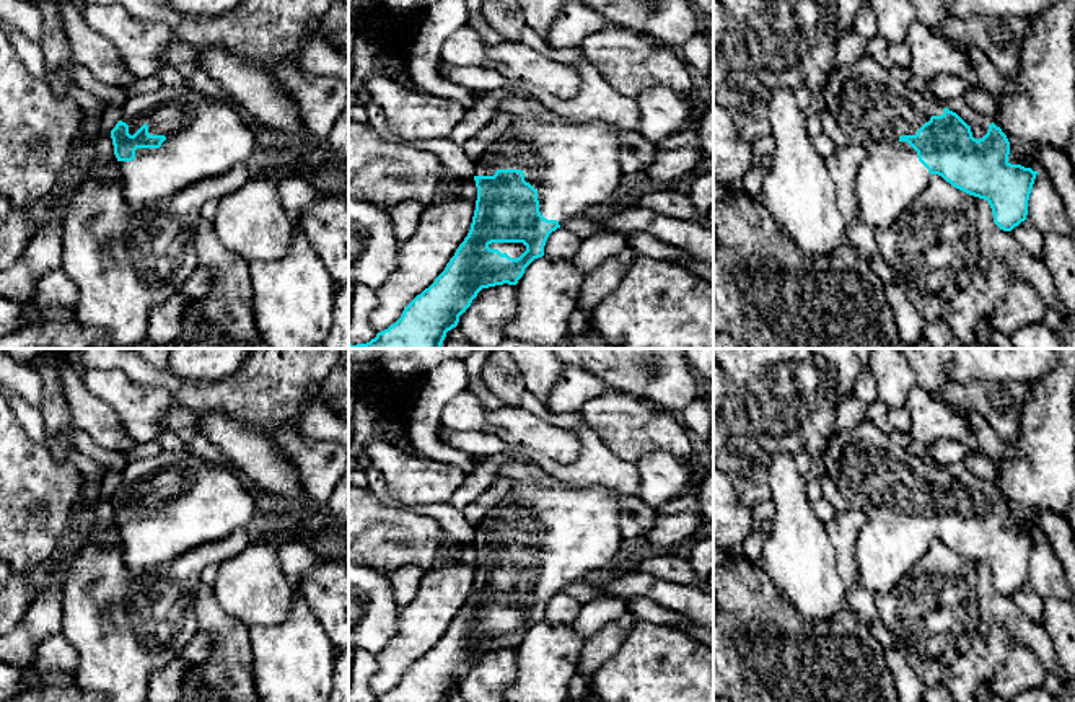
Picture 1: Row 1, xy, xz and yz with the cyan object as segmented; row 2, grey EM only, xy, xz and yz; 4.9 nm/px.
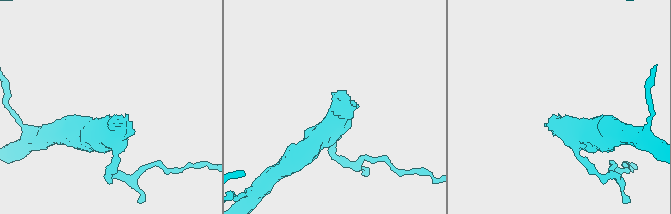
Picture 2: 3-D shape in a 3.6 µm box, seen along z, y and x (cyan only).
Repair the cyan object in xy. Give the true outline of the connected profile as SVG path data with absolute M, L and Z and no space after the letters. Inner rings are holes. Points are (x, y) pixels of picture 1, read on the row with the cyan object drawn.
M166 85L130 94L111 138L122 174L124 199L130 207L153 205L200 179L223 174L246 163L254 150L254 134L235 103Z

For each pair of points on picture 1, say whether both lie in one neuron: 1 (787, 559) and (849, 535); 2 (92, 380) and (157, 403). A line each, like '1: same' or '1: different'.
1: different
2: same

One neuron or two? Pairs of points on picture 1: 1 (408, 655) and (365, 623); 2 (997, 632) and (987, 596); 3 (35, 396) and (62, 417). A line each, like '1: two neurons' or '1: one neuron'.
1: two neurons
2: one neuron
3: two neurons

